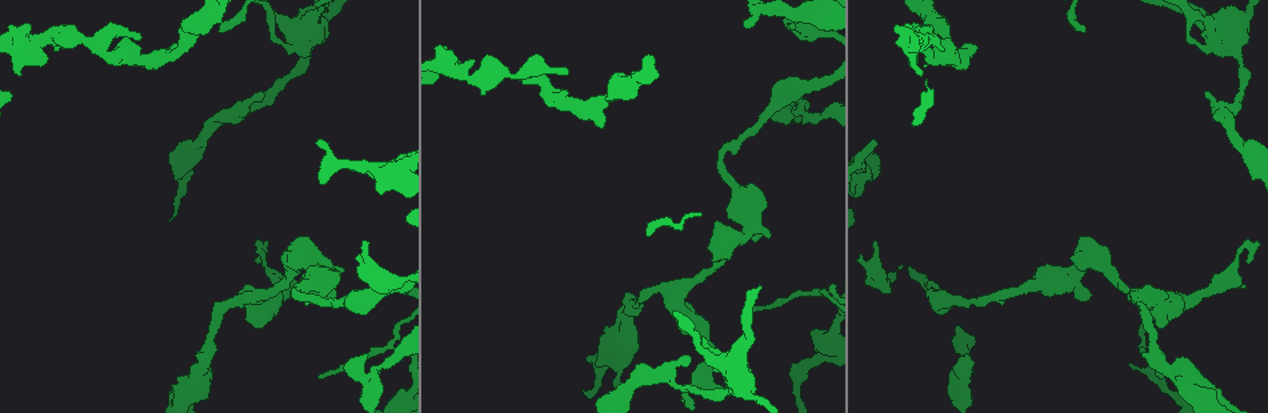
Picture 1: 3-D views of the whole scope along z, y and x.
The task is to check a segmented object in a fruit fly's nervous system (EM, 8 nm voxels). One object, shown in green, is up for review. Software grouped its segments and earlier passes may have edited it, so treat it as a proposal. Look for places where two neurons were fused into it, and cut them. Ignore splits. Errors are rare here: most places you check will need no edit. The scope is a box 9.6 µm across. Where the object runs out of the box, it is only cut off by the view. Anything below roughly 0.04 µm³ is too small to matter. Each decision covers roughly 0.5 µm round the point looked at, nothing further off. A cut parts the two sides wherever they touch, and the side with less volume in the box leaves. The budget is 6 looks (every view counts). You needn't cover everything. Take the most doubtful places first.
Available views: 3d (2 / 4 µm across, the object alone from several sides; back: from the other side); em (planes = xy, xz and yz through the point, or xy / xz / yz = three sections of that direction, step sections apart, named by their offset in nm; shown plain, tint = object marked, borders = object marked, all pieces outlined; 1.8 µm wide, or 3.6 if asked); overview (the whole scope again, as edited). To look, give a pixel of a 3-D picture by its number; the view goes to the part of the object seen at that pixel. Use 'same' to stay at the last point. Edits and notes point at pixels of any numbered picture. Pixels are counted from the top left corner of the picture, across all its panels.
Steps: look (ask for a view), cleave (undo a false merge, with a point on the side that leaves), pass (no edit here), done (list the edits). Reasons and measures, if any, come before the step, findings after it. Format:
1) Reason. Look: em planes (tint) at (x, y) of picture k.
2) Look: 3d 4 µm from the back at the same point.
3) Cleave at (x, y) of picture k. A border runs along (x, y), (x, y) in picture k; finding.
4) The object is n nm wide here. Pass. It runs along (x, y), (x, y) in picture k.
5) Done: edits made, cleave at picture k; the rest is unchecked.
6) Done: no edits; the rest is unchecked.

Three arms meet. Look: em xy step 16 (tint) at (1138, 298) of picture 1.

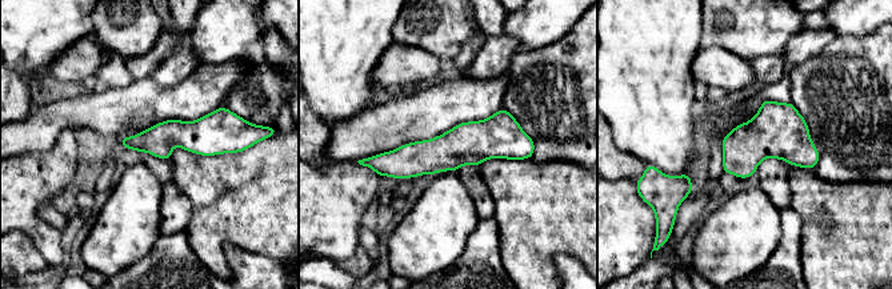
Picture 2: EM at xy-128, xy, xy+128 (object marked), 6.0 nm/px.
Look: em planes (tint) at the same point.

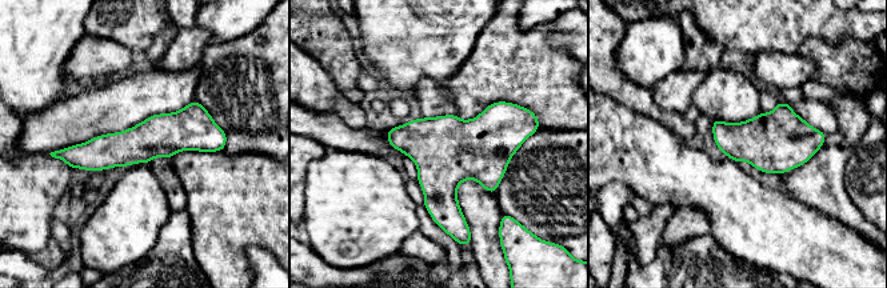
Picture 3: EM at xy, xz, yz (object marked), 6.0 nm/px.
The object is 260 nm wide here. Pass. It runs along (220, 134), (62, 155) in picture 3; all the same neuron.

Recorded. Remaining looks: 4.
Arms part here. Look: 3d 4 µm at (963, 374) of picture 1.

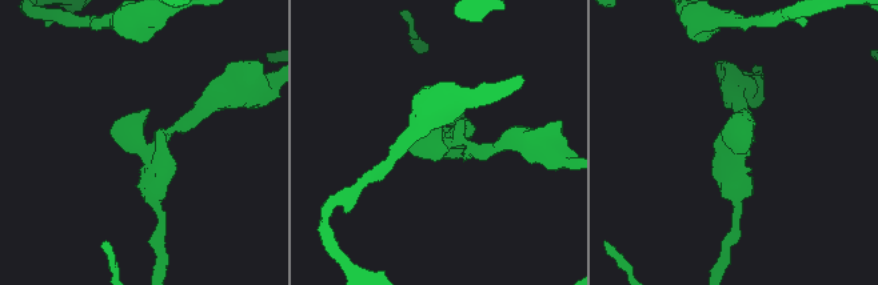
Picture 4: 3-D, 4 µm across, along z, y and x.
Look: em 3.6 µm planes (borders) at (162, 141) of picture 4.

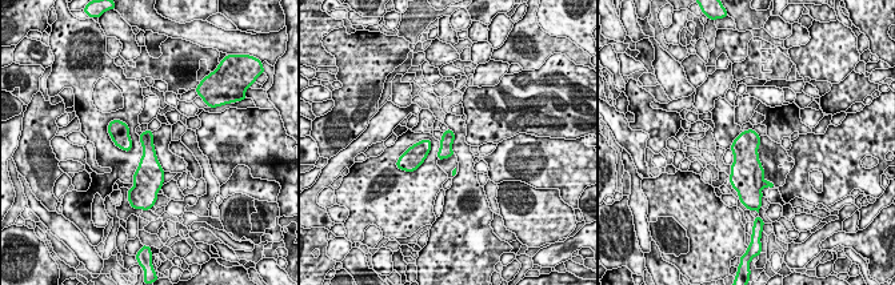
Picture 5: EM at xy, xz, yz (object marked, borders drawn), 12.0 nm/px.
Pass. One neuron here.

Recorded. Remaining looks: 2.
Sudden change in width. Look: 3d 4 µm at (730, 365) of picture 1.

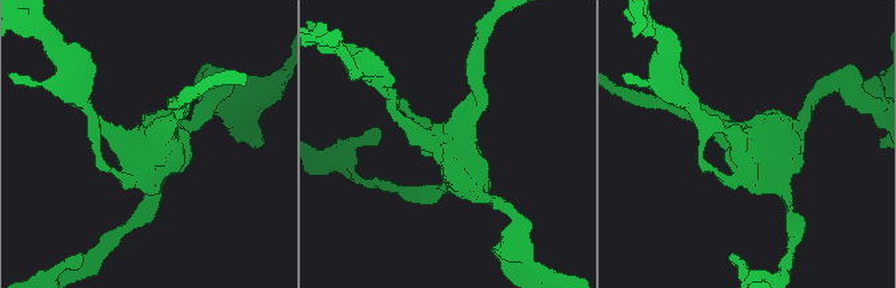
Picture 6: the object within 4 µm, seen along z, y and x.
Now the EM. Look: em 3.6 µm planes (tint) at (442, 142) of picture 6.

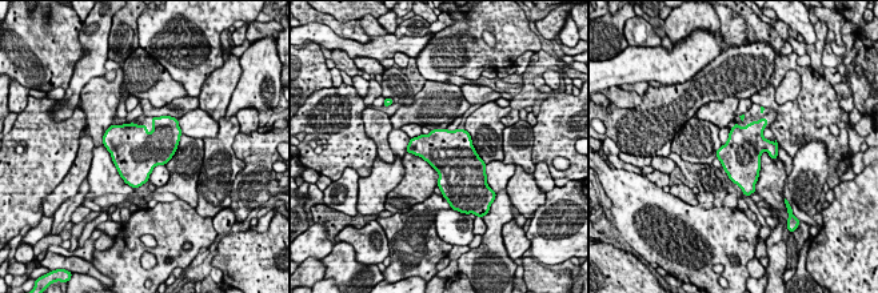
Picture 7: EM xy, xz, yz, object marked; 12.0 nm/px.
Pass. One neuron here.

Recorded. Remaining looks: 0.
Done: no edits; the rest is unchecked.

